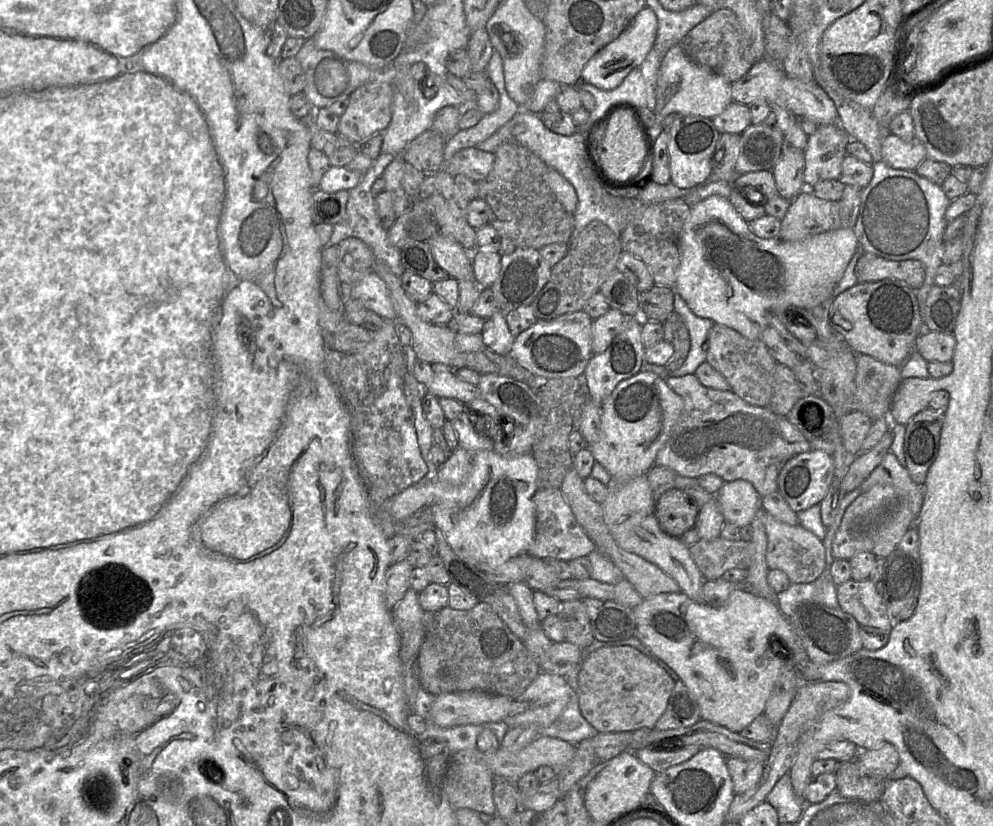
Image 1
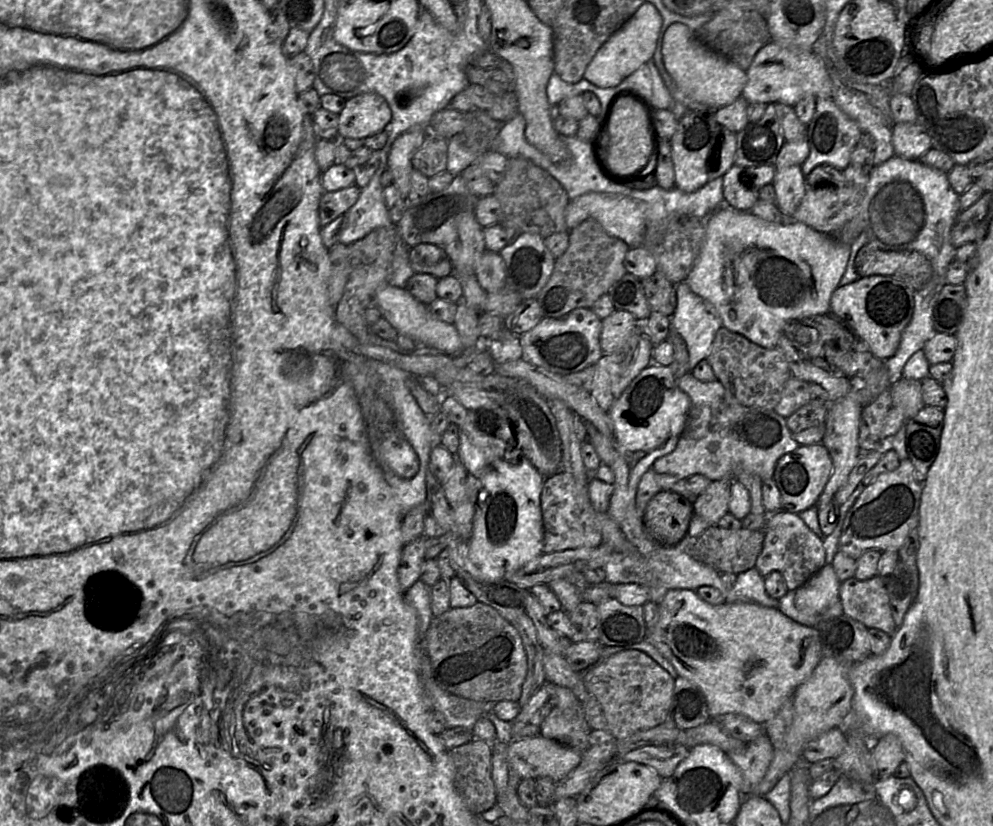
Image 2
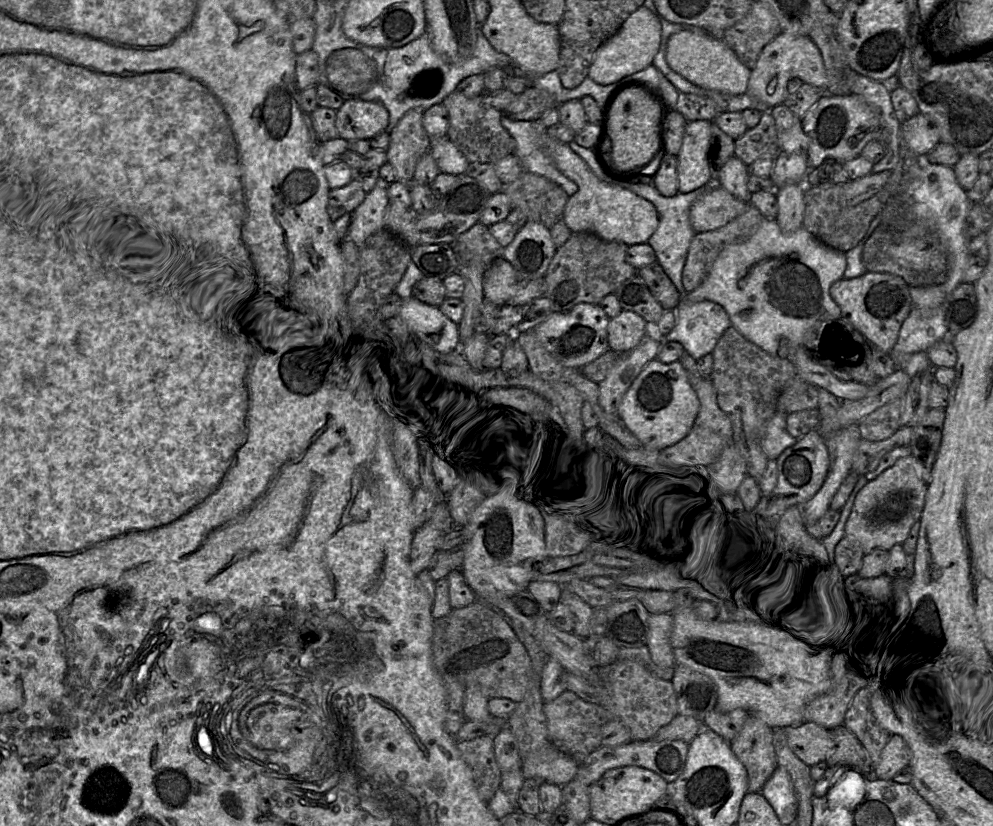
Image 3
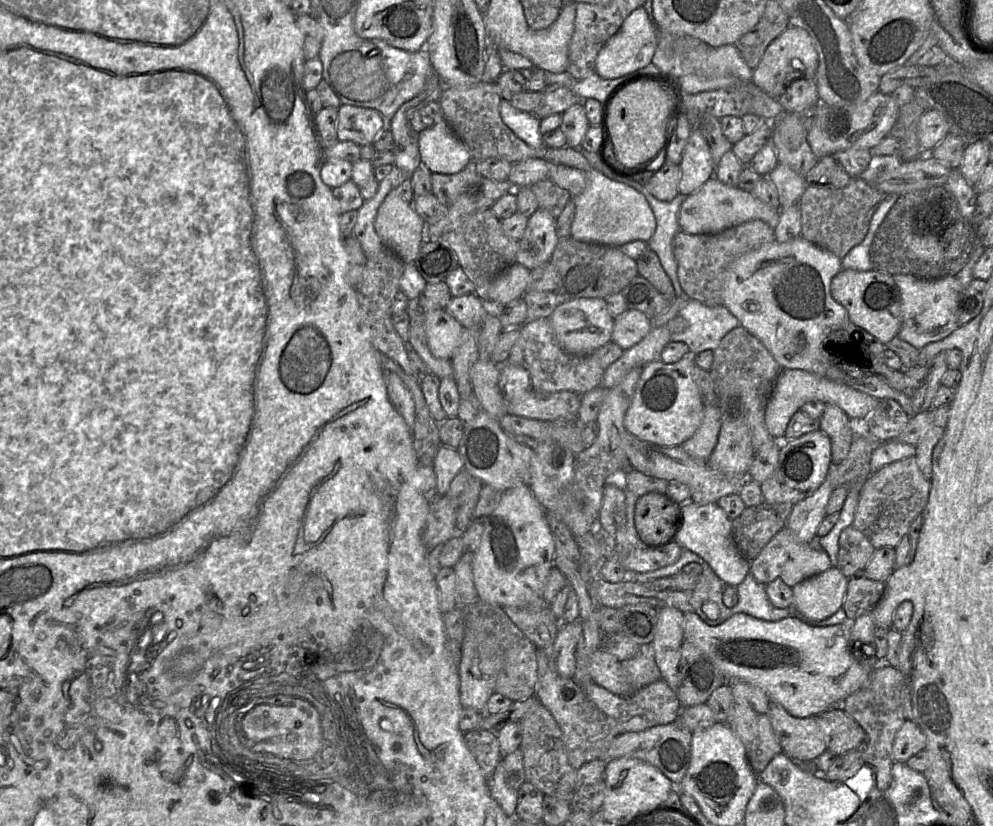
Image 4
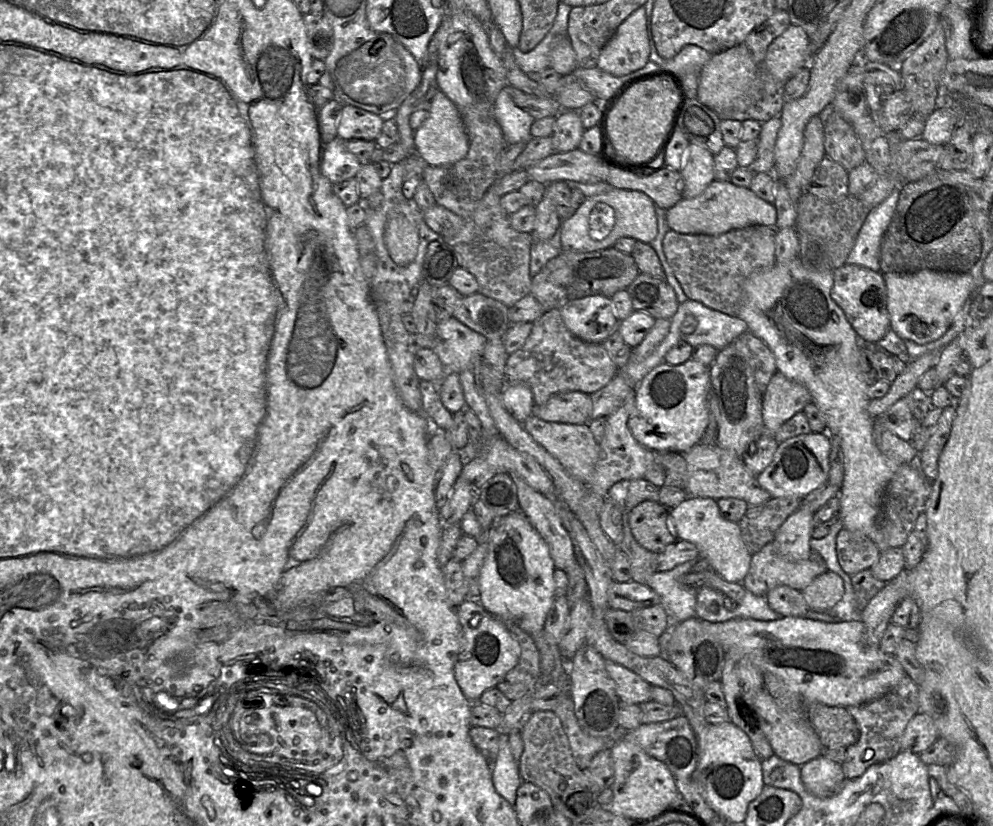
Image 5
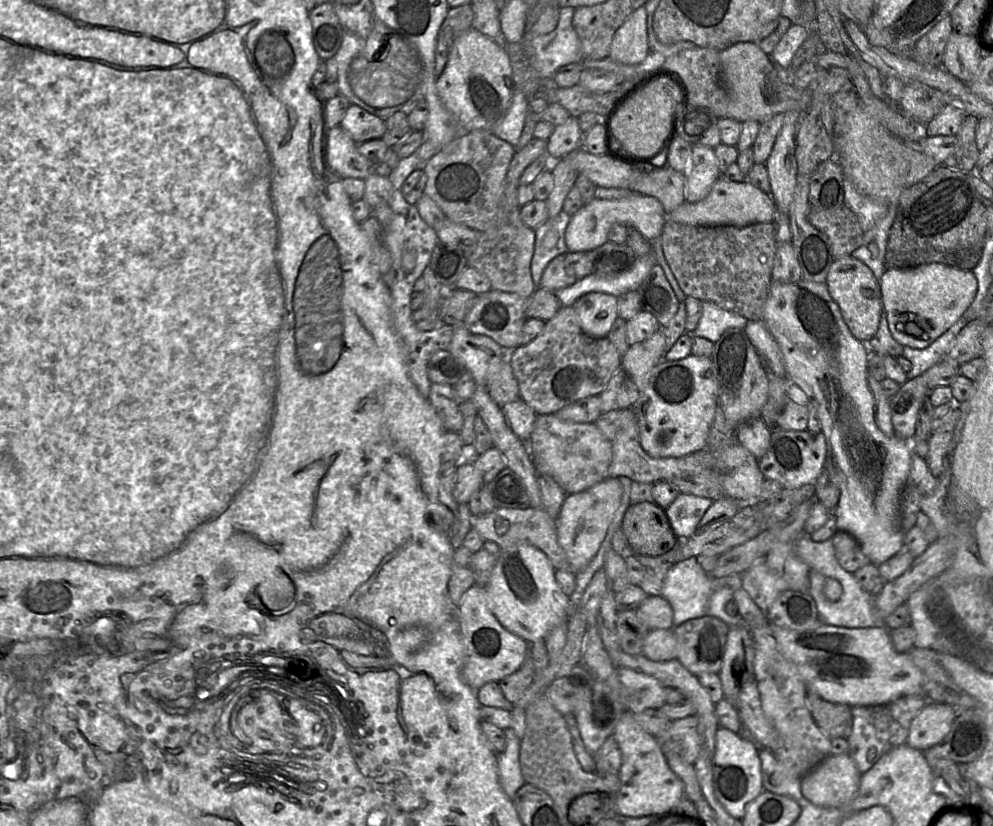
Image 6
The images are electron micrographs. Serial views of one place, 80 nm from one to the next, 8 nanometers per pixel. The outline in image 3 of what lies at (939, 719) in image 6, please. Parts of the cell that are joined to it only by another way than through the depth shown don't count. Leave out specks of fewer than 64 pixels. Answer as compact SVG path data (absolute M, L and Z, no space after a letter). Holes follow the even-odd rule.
M892 734L874 764L874 774L881 780L893 780L899 770L910 765L910 760L911 750L904 738Z

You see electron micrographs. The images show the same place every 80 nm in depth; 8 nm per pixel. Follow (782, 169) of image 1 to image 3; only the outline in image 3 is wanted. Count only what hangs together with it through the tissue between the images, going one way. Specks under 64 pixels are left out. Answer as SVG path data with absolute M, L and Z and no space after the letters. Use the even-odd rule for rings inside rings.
M788 184L777 189L778 211L775 220L783 232L792 232L802 227L804 187L804 184Z

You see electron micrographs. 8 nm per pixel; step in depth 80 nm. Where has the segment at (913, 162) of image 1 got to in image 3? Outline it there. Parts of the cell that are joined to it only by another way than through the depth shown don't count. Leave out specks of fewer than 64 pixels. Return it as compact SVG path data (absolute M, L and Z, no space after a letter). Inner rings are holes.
M920 112L902 121L901 134L908 148L919 156L926 156L940 143L936 126L927 116Z

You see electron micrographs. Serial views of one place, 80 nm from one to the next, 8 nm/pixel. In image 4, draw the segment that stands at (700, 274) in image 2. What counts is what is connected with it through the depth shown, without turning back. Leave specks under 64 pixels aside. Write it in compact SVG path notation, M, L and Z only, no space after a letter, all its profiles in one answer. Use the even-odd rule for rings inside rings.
M801 235L783 243L777 242L776 239L774 239L771 242L763 244L757 249L742 254L727 267L724 272L723 279L722 305L738 319L741 327L746 329L750 334L758 338L763 343L783 370L799 369L834 381L846 381L846 375L843 370L833 363L831 353L826 348L826 342L829 337L830 339L840 340L840 342L847 341L849 335L846 331L853 326L846 309L837 303L830 294L831 282L842 269L842 259L835 254L807 241Z

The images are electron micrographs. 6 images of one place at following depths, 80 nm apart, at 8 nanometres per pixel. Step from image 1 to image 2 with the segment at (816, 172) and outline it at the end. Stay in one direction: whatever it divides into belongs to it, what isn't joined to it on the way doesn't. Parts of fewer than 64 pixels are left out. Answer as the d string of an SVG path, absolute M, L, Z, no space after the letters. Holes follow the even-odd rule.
M816 98L814 115L806 126L809 155L801 166L804 177L815 167L823 164L843 171L850 164L851 153L858 145L863 134L857 123L849 118L832 98Z

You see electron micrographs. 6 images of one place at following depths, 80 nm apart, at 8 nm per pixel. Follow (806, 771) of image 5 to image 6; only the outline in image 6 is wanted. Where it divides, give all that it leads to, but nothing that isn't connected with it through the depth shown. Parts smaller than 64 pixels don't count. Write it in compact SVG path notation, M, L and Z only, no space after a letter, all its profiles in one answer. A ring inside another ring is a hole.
M847 754L829 755L801 780L801 792L820 807L842 807L859 789L861 774Z

